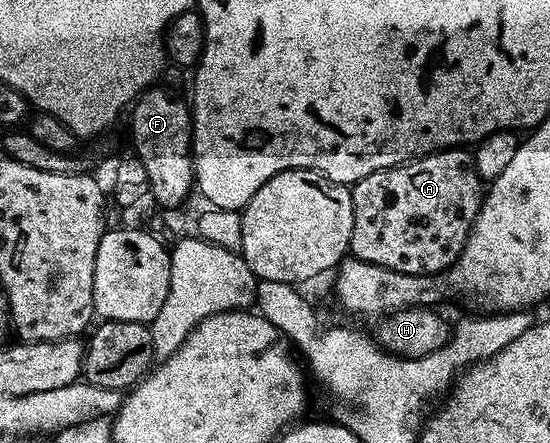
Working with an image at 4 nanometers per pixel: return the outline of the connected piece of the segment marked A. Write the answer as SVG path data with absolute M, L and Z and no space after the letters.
M441 152L423 160L413 160L399 168L383 172L369 172L349 185L350 229L346 239L345 255L365 265L391 273L424 276L444 266L464 230L466 219L474 209L476 186L470 180L466 161L459 153Z

